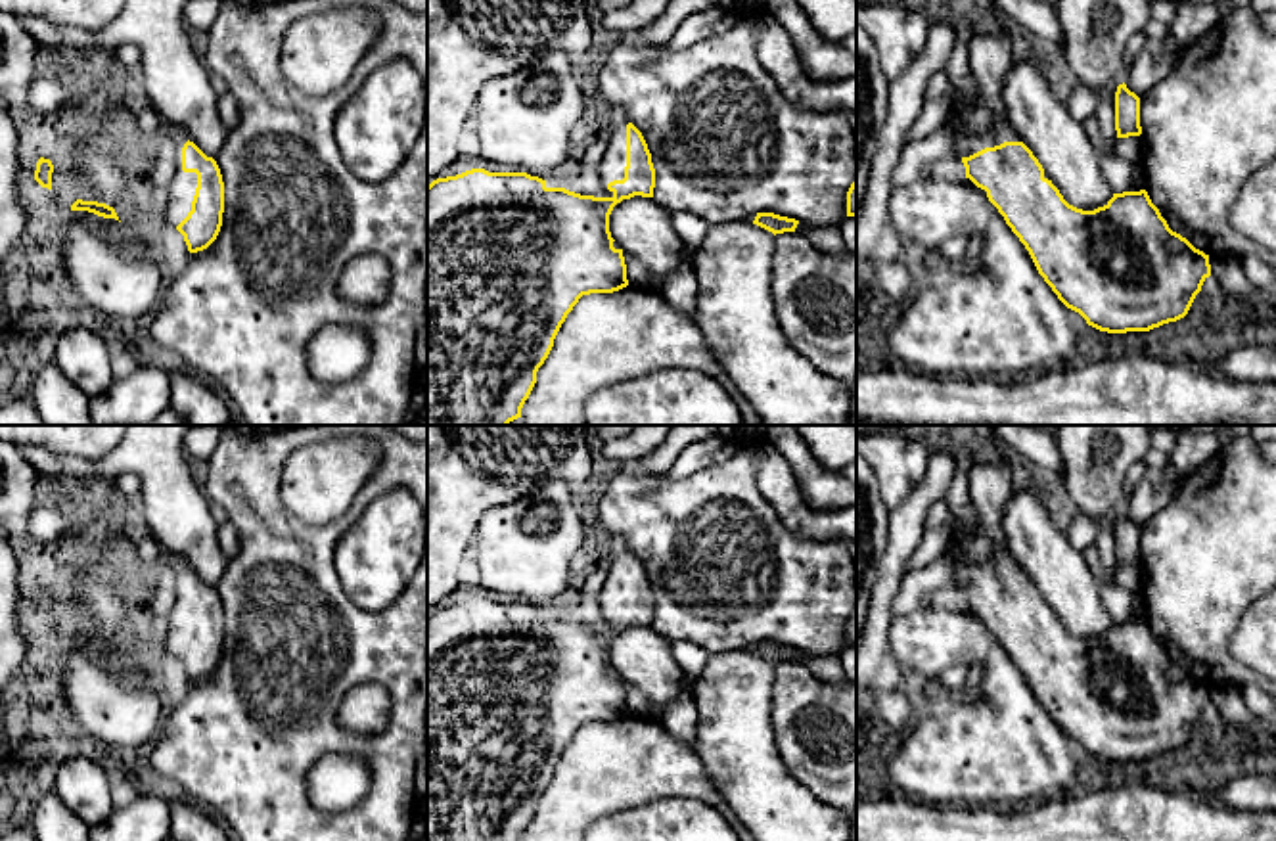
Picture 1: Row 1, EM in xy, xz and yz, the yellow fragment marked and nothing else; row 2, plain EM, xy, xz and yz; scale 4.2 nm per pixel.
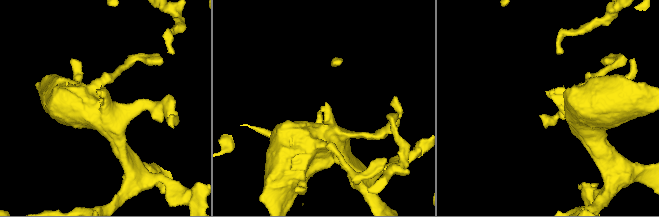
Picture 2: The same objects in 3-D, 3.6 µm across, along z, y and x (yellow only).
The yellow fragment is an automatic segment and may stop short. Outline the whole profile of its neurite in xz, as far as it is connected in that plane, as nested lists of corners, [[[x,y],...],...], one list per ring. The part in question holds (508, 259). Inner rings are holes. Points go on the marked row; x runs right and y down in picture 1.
[[[623,121],[609,130],[607,148],[596,170],[604,197],[548,188],[546,180],[527,172],[489,172],[485,169],[437,178],[427,186],[427,425],[508,425],[521,418],[521,408],[536,383],[536,372],[548,358],[561,324],[579,299],[590,293],[613,293],[628,285],[623,249],[613,247],[609,215],[623,199],[634,195],[653,197],[655,188],[651,153],[642,132],[632,123]]]

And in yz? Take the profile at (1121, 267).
[[[1008,123],[992,132],[956,132],[954,153],[1029,251],[1058,299],[1107,333],[1150,331],[1184,318],[1211,276],[1209,255],[1173,232],[1146,190],[1113,193],[1094,211],[1069,205]]]

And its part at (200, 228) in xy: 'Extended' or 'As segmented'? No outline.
Extended

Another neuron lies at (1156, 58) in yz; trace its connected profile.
[[[1169,36],[1148,40],[1128,65],[1125,84],[1136,96],[1146,94],[1178,61],[1180,46]]]

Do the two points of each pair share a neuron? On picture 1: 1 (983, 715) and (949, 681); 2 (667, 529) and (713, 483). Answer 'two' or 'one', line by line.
1: two
2: one

